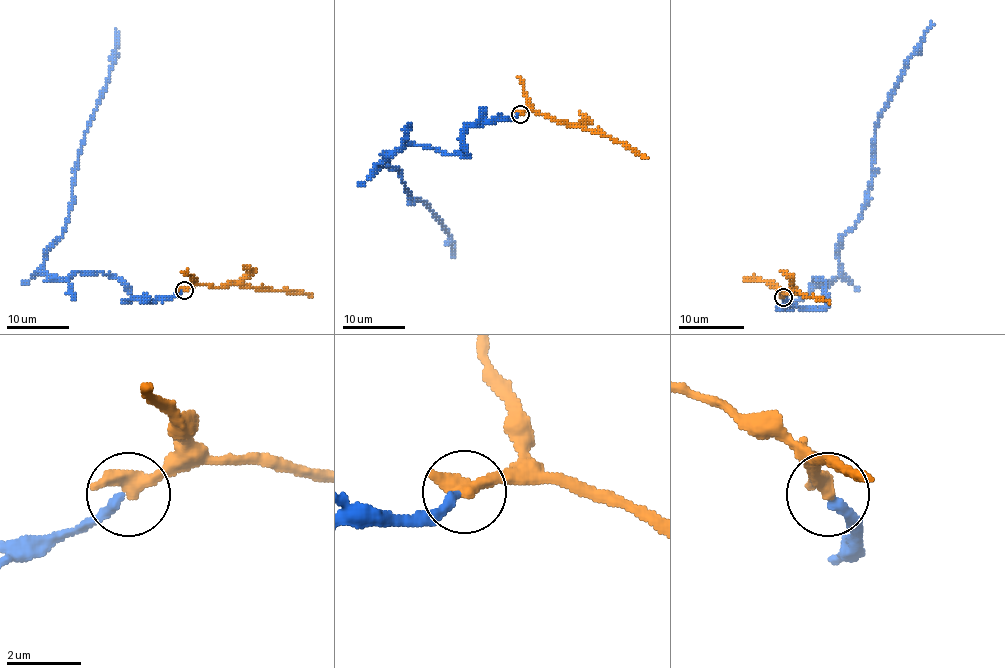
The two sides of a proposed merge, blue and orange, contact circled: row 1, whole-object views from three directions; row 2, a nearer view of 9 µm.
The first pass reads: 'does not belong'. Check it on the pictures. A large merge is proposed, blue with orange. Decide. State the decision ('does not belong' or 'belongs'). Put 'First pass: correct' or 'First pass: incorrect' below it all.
does not belong
First pass: correct

